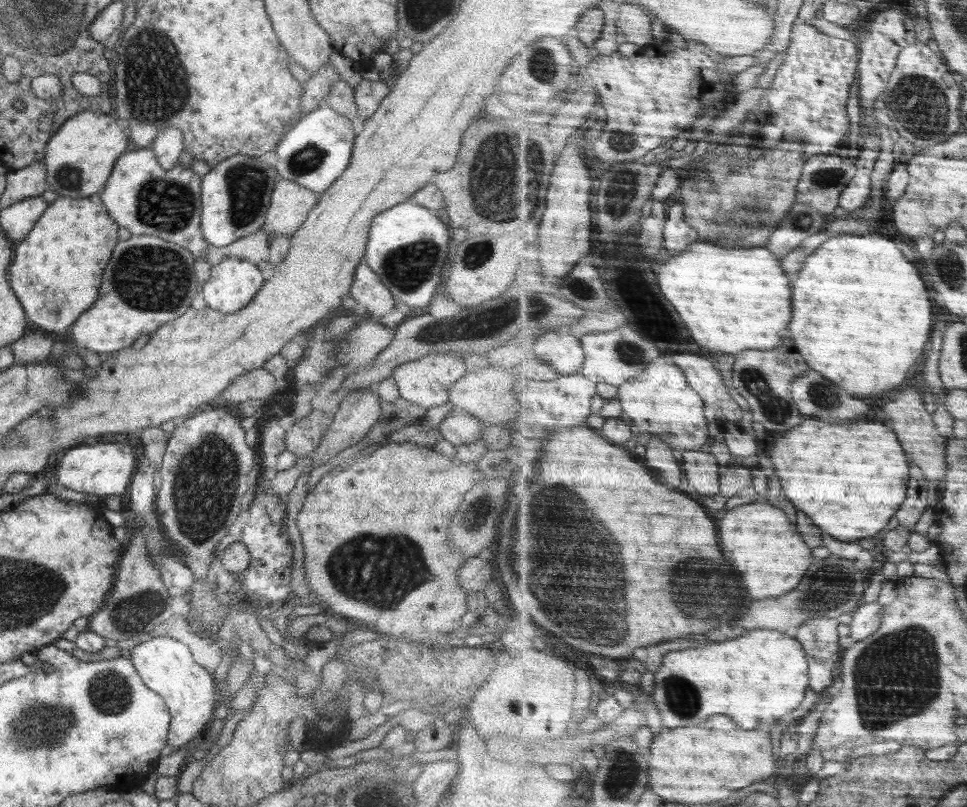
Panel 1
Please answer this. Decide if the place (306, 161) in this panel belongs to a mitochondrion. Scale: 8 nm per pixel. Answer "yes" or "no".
yes

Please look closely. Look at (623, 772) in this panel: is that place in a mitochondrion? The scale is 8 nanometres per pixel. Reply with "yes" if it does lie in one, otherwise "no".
yes

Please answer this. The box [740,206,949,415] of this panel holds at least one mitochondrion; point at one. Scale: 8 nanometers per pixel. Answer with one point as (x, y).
(822, 394)

